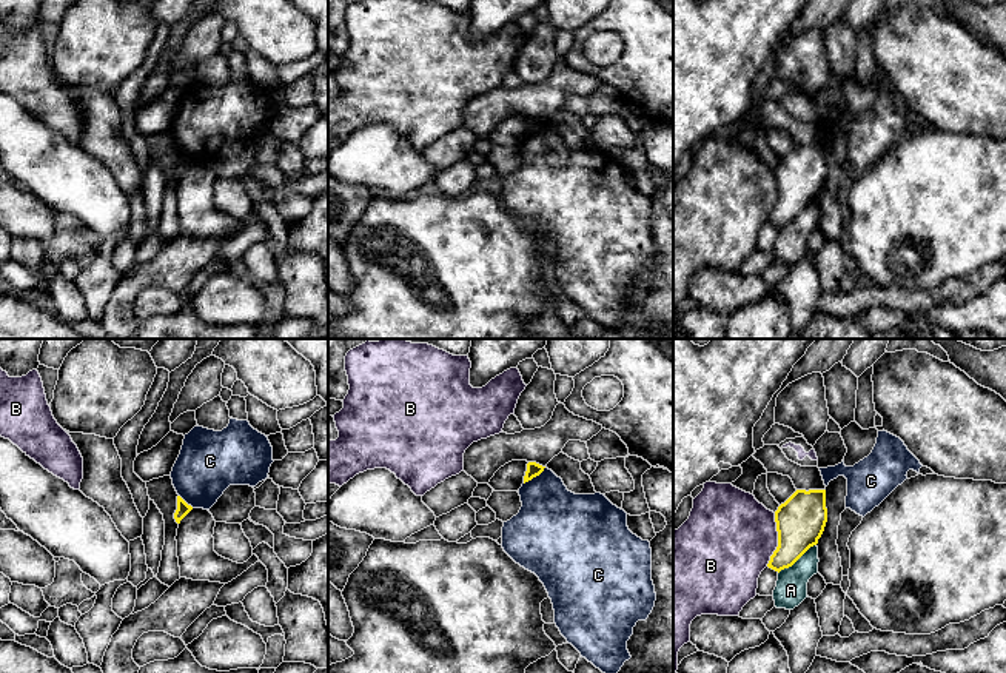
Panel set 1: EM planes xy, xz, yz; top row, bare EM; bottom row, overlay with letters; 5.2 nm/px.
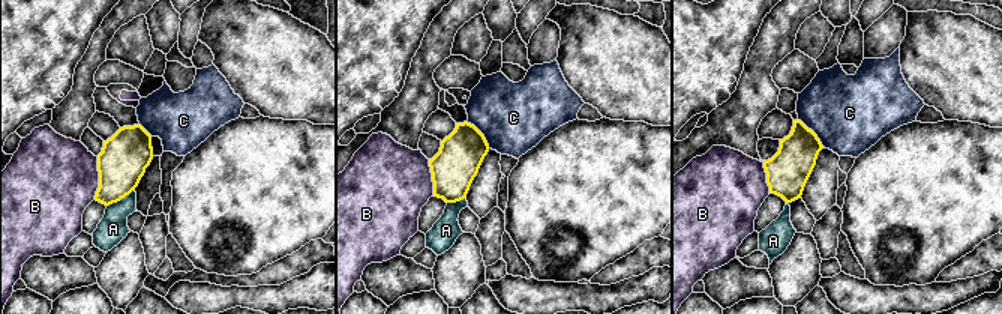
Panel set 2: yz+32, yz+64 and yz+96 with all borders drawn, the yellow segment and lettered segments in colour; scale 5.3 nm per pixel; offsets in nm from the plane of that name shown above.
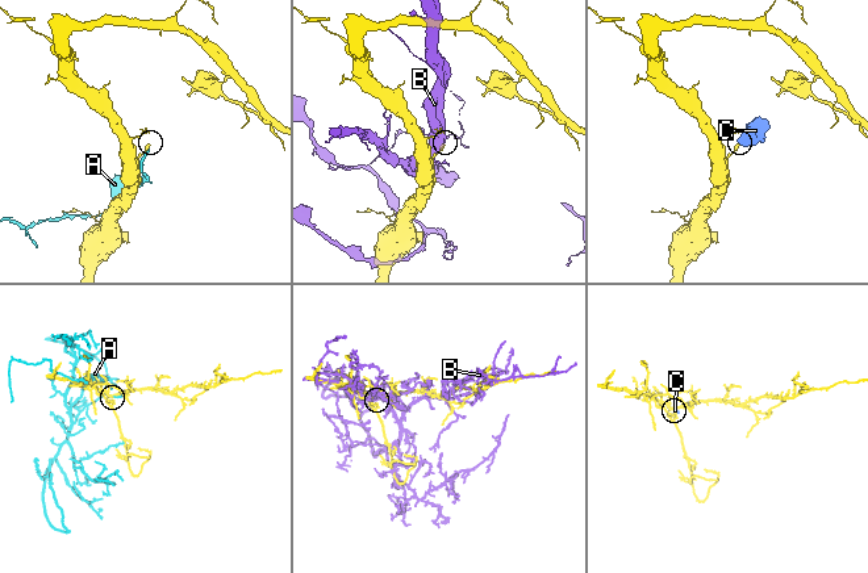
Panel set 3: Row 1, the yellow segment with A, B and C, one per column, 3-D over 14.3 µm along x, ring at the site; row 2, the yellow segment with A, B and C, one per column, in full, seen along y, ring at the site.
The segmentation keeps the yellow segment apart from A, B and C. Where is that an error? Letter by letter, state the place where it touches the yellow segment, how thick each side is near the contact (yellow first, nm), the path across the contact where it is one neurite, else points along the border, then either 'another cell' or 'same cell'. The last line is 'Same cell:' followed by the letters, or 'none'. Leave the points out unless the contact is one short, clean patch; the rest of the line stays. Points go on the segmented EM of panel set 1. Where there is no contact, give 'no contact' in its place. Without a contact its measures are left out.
A: contact yz (797, 559); calibres 260 and 170 nm; another cell
B: contact yz (778, 539); calibres 260 and 460 nm; another cell
C: contact xz (535, 476); calibres 70 and 360 nm; border xz (546, 467), (524, 484); another cell
Same cell: none

